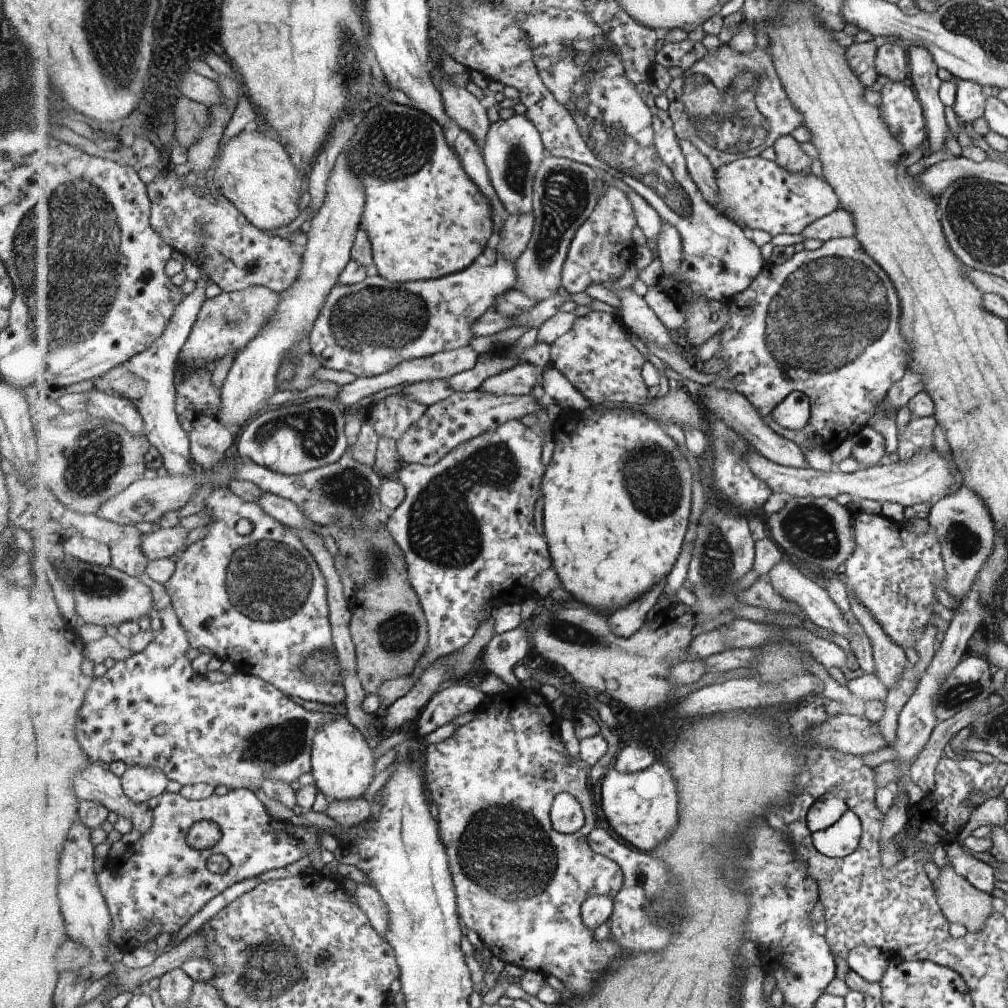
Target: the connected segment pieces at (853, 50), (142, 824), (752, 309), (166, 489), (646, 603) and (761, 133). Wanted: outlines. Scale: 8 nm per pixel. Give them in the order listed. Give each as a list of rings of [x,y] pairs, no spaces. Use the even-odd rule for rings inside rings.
[[[871,41],[864,43],[852,43],[846,50],[849,66],[856,72],[856,75],[863,82],[867,89],[873,86],[879,78],[879,71],[876,69],[876,58],[879,48]]]
[[[95,763],[76,777],[74,789],[80,800],[95,800],[119,817],[132,820],[135,830],[146,835],[154,825],[154,809],[127,796],[122,778],[107,769],[106,764]]]
[[[839,237],[824,241],[824,243],[814,251],[802,250],[796,251],[793,258],[790,258],[785,264],[775,265],[766,264],[761,274],[751,283],[747,290],[736,294],[730,298],[726,304],[730,310],[730,319],[721,332],[721,348],[715,352],[715,356],[721,358],[727,369],[717,373],[716,379],[711,382],[712,387],[722,389],[735,389],[743,393],[763,415],[764,421],[778,435],[794,440],[798,445],[808,448],[821,446],[826,452],[833,452],[842,442],[859,434],[867,424],[869,417],[876,413],[880,402],[886,396],[888,388],[897,382],[903,375],[908,366],[910,346],[900,333],[900,299],[892,285],[892,279],[885,274],[881,265],[861,246],[857,237]],[[793,391],[804,392],[809,398],[811,404],[811,418],[809,422],[797,432],[785,428],[776,422],[773,411],[779,406]]]
[[[169,474],[154,479],[142,478],[136,480],[127,489],[122,490],[115,497],[111,497],[105,501],[100,509],[97,509],[95,514],[97,516],[106,518],[107,520],[116,522],[120,525],[141,524],[141,522],[156,523],[173,510],[181,510],[183,506],[187,506],[187,502],[191,500],[191,496],[195,494],[195,490],[199,488],[194,474],[190,477],[171,476]]]
[[[664,579],[663,583],[659,583],[650,591],[647,591],[641,598],[633,601],[629,606],[615,610],[608,618],[609,626],[615,634],[629,638],[645,624],[649,610],[657,604],[657,601],[659,602],[660,596],[664,592],[666,580]]]
[[[730,42],[723,43],[720,47],[718,47],[718,49],[707,52],[706,58],[703,58],[701,62],[693,65],[691,69],[685,71],[680,77],[673,79],[672,83],[669,85],[669,90],[667,90],[665,94],[669,100],[669,107],[667,111],[673,119],[674,129],[677,133],[677,136],[681,140],[693,143],[711,161],[711,164],[716,170],[716,176],[717,171],[722,166],[728,165],[730,162],[743,157],[753,157],[755,155],[761,154],[765,148],[771,148],[771,146],[775,146],[778,138],[793,134],[793,131],[798,129],[799,126],[805,126],[804,114],[800,110],[797,110],[797,107],[790,99],[785,85],[782,84],[780,75],[776,70],[776,64],[774,63],[772,52],[760,47],[755,48],[754,51],[751,51],[750,53],[740,53],[730,45]]]

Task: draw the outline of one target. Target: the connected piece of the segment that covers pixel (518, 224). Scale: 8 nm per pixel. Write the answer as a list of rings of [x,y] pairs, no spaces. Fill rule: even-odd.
[[[534,213],[507,215],[502,226],[501,236],[497,236],[494,240],[498,254],[515,263],[528,249],[535,225],[536,216]]]

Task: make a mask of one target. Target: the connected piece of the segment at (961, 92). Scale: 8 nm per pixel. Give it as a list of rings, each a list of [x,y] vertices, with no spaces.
[[[959,80],[956,84],[952,110],[963,124],[971,124],[975,118],[982,116],[984,102],[989,89],[973,81]]]

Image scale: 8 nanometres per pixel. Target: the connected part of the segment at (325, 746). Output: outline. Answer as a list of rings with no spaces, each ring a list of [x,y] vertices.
[[[347,716],[336,718],[319,728],[312,748],[312,774],[328,801],[354,801],[363,799],[369,790],[377,768],[375,768],[373,748],[366,736],[348,719]]]

